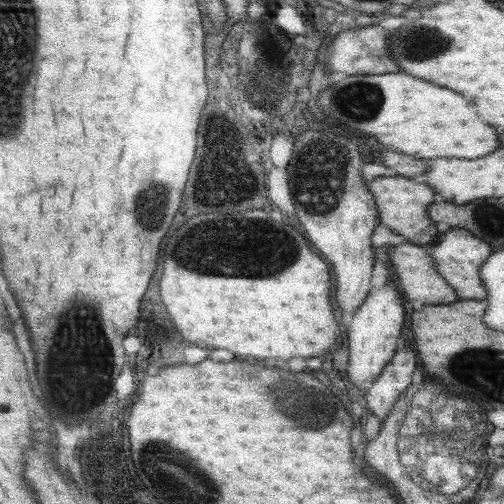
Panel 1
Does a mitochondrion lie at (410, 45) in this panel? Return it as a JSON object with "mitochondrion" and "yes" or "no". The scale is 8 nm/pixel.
{"mitochondrion":"yes"}

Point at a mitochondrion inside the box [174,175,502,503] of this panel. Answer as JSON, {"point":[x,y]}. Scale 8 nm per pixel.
{"point":[437,431]}

